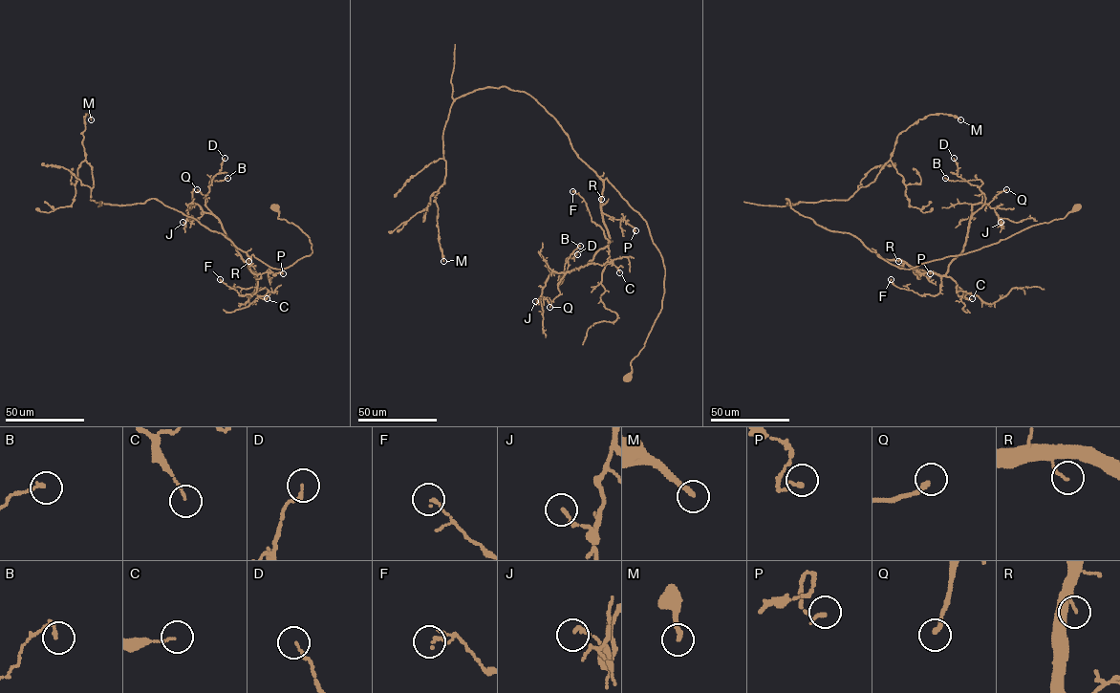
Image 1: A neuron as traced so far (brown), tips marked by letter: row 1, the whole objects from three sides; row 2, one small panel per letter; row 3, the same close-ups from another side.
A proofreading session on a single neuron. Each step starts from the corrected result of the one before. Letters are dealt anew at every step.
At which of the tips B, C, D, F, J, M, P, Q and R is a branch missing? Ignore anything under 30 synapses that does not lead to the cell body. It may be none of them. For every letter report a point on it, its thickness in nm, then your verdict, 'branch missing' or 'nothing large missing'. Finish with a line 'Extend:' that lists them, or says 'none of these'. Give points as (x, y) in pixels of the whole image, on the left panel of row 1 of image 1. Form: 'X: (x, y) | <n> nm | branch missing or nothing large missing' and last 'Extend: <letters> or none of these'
B: (227, 178) | 130 nm | nothing large missing
C: (267, 298) | 90 nm | nothing large missing
D: (225, 158) | 150 nm | nothing large missing
F: (220, 279) | 130 nm | nothing large missing
J: (183, 222) | 160 nm | nothing large missing
M: (91, 119) | 220 nm | nothing large missing
P: (283, 273) | 130 nm | nothing large missing
Q: (197, 189) | 220 nm | nothing large missing
R: (248, 261) | 80 nm | nothing large missing
Extend: none of these

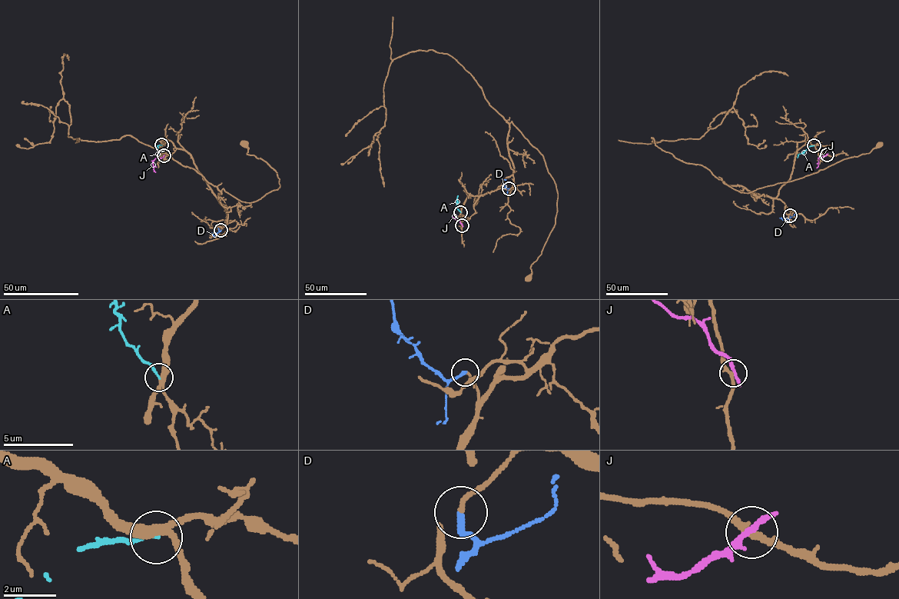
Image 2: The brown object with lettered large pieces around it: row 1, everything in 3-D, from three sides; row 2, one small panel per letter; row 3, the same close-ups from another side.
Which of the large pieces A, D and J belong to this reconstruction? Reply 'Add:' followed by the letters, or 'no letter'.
Add: D

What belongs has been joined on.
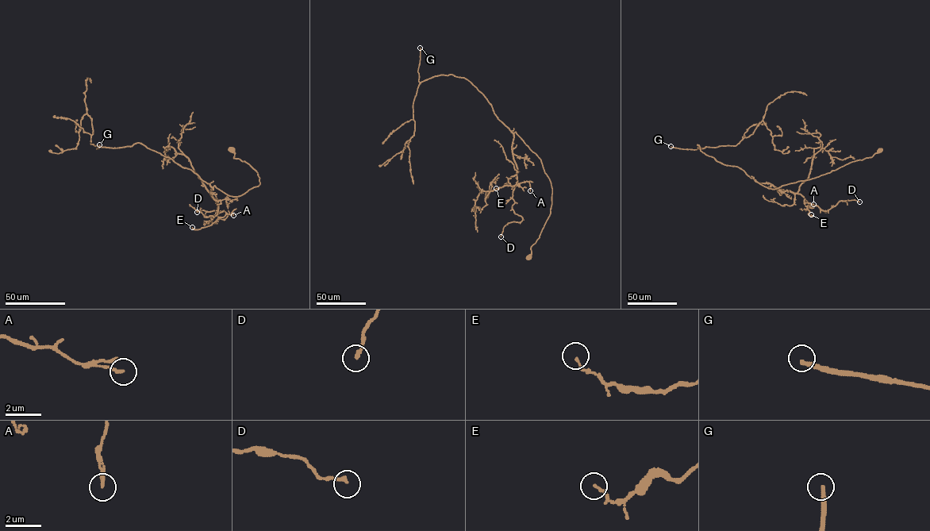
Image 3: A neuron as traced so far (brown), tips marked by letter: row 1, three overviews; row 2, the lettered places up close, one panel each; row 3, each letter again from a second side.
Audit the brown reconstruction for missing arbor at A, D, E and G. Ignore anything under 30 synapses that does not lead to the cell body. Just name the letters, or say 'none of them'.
G

